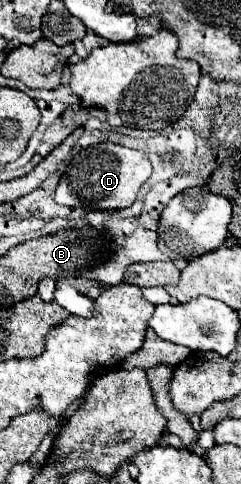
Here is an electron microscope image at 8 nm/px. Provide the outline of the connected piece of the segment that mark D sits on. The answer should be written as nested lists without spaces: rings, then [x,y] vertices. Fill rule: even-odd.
[[[99,142],[81,150],[71,160],[71,164],[65,168],[61,176],[55,200],[71,208],[85,208],[85,210],[127,208],[137,200],[137,192],[149,180],[149,176],[151,176],[151,162],[143,152],[113,142]]]

